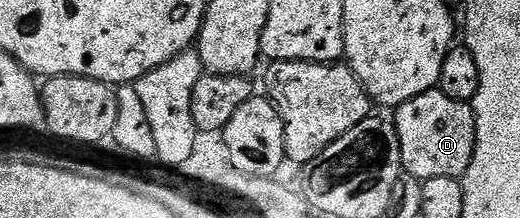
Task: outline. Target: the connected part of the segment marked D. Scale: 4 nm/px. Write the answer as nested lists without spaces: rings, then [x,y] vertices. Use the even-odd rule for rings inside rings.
[[[441,90],[426,91],[394,108],[393,122],[401,145],[403,170],[418,179],[453,177],[462,180],[469,169],[477,141],[475,108],[471,103],[453,101]]]

